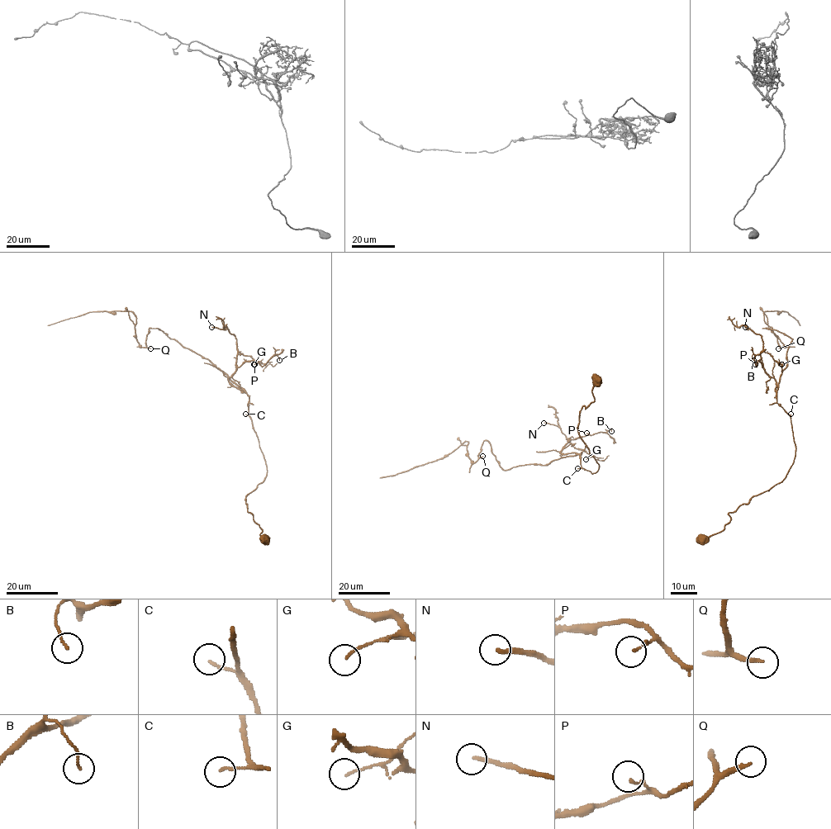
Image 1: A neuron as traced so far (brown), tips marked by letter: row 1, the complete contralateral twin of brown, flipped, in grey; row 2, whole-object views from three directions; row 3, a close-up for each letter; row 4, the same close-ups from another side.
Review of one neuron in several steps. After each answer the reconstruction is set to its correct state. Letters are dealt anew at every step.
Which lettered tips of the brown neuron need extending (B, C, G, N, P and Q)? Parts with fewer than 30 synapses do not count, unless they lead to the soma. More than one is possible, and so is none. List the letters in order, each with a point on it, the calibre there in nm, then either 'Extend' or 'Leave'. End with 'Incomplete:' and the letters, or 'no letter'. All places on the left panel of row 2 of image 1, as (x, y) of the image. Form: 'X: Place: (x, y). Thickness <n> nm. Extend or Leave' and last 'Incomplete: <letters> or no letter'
B: Place: (279, 360). Thickness 110 nm. Leave
C: Place: (245, 414). Thickness 110 nm. Leave
G: Place: (254, 364). Thickness 100 nm. Leave
N: Place: (211, 327). Thickness 200 nm. Extend
P: Place: (254, 364). Thickness 100 nm. Leave
Q: Place: (150, 348). Thickness 200 nm. Extend
Incomplete: N, Q

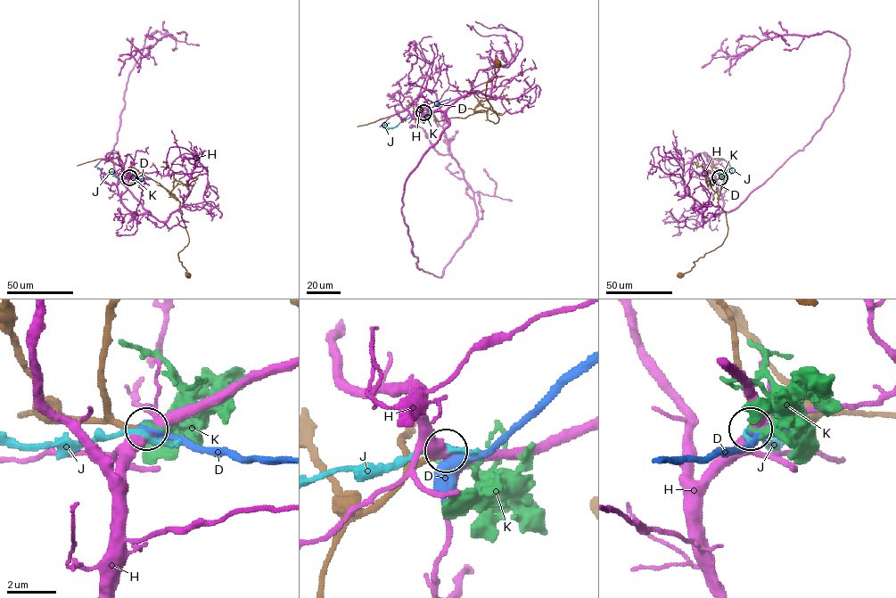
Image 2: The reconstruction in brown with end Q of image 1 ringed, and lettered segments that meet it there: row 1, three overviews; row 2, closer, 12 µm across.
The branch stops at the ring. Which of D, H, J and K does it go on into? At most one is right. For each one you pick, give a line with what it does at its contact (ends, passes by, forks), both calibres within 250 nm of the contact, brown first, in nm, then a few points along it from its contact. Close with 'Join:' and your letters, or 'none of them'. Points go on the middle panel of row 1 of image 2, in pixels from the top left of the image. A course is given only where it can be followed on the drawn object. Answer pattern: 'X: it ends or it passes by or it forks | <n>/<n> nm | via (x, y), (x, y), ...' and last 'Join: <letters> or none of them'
D: it ends | 240/240 nm | via (423, 112), (450, 98)
Join: D

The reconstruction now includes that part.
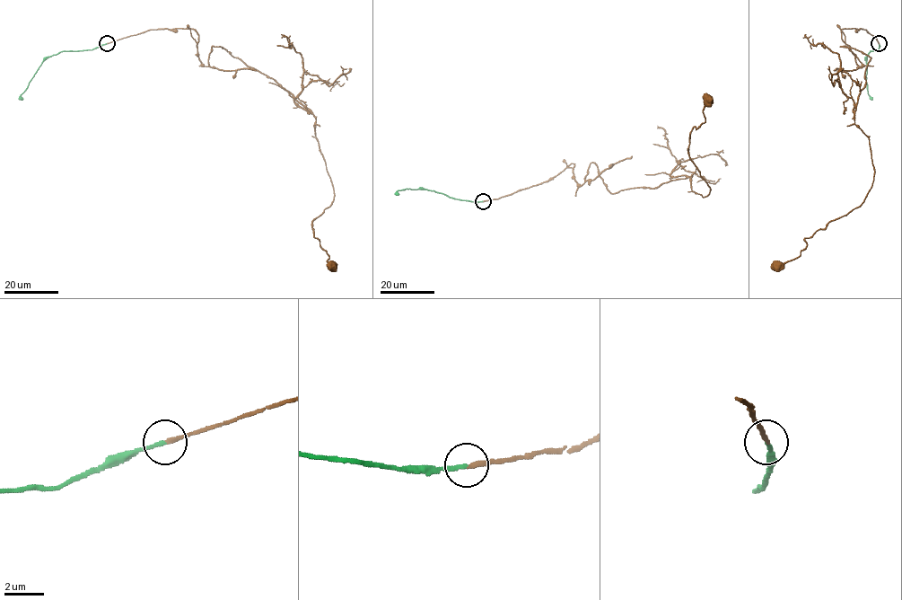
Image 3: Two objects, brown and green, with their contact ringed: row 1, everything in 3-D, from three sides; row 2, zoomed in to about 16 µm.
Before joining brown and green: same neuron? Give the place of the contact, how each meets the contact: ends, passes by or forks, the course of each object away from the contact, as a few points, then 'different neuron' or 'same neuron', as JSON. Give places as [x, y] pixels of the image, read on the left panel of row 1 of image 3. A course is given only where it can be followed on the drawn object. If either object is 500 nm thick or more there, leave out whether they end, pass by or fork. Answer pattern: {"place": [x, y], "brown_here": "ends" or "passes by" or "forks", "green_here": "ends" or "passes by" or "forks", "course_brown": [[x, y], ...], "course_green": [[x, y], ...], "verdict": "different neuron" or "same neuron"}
{"place": [107, 43], "brown_here": "ends", "green_here": "ends", "course_brown": [[107, 44], [193, 28], [205, 66], [213, 46], [223, 48], [309, 110], [334, 198], [313, 235], [330, 265]], "course_green": [[107, 44], [91, 49], [61, 51], [48, 56], [21, 100]], "verdict": "same neuron"}

